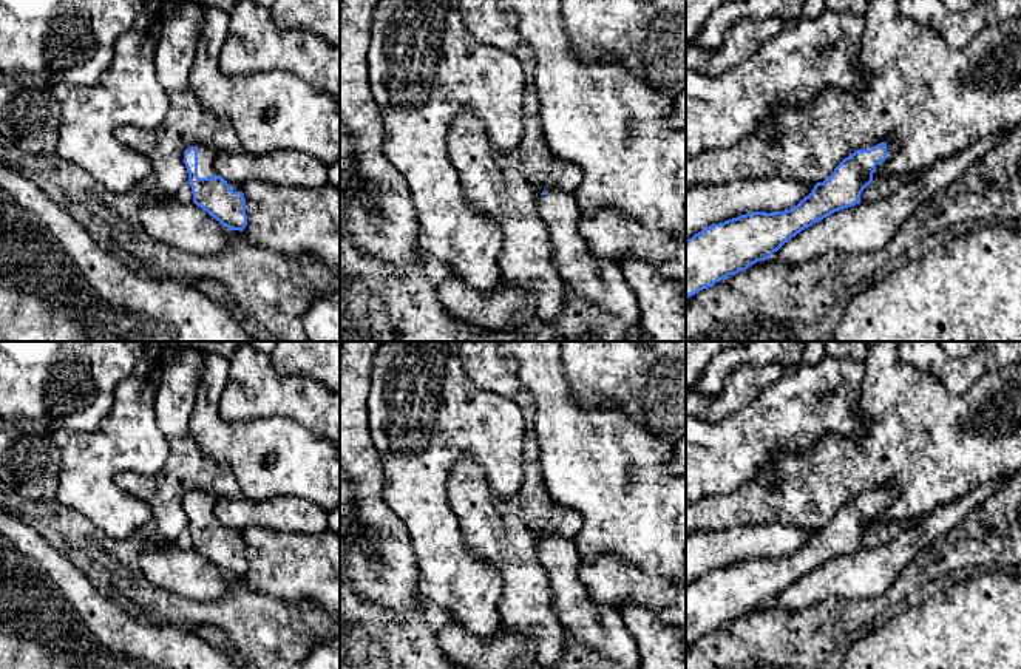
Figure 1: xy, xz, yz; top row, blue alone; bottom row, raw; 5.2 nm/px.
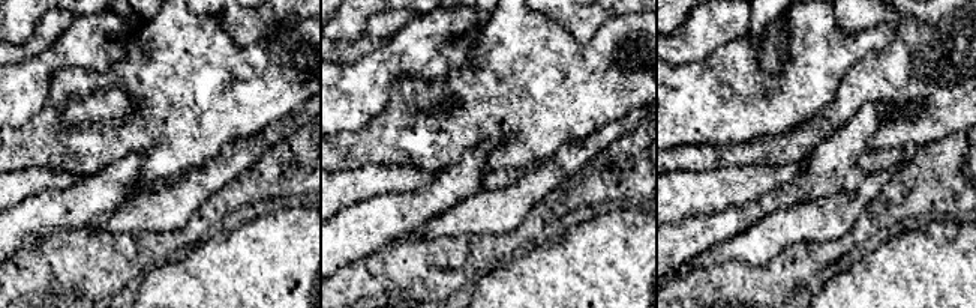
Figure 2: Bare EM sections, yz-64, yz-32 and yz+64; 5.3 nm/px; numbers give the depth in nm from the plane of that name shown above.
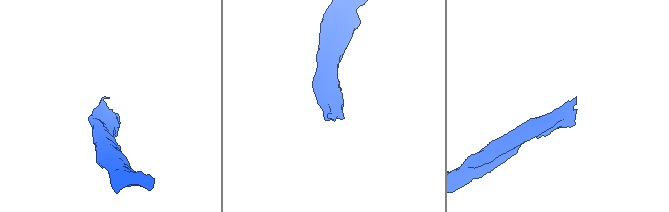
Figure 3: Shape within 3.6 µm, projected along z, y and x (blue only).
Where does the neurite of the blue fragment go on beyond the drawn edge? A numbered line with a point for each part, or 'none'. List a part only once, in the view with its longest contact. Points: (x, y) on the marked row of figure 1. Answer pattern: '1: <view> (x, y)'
1: xy (206, 155)

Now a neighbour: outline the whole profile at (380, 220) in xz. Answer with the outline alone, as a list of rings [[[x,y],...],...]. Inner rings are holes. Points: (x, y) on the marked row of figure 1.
[[[340,0],[340,124],[344,127],[344,139],[352,144],[357,156],[344,192],[343,227],[360,253],[405,270],[414,263],[422,232],[406,181],[385,155],[385,121],[369,88],[366,53],[377,2]]]

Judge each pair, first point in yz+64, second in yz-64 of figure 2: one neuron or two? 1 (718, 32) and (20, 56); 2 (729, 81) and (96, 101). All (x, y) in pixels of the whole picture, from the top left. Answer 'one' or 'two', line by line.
1: one
2: two

